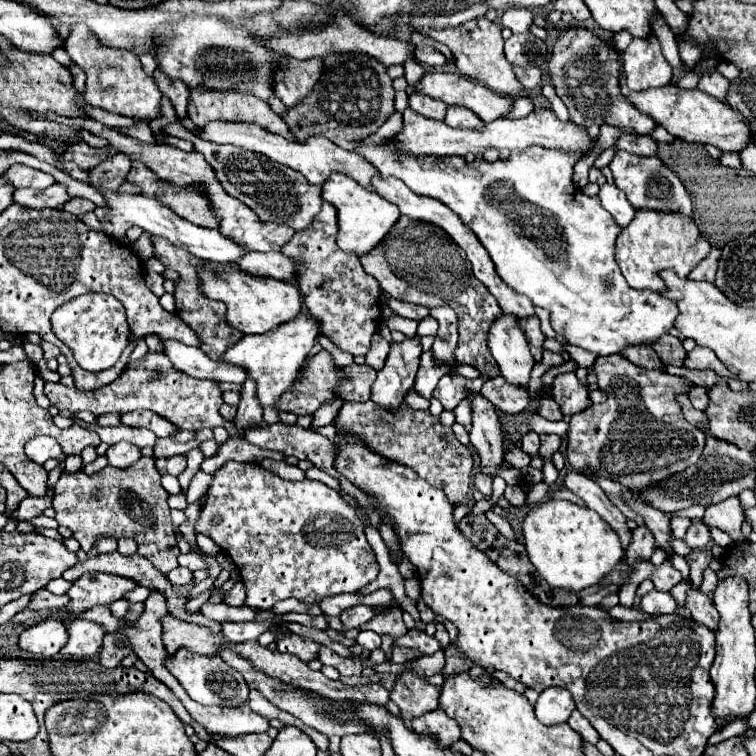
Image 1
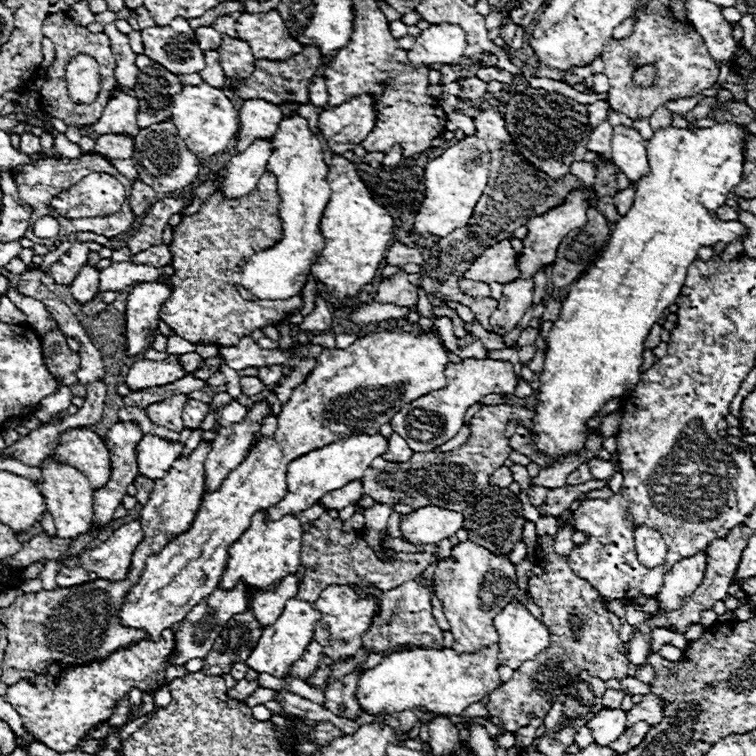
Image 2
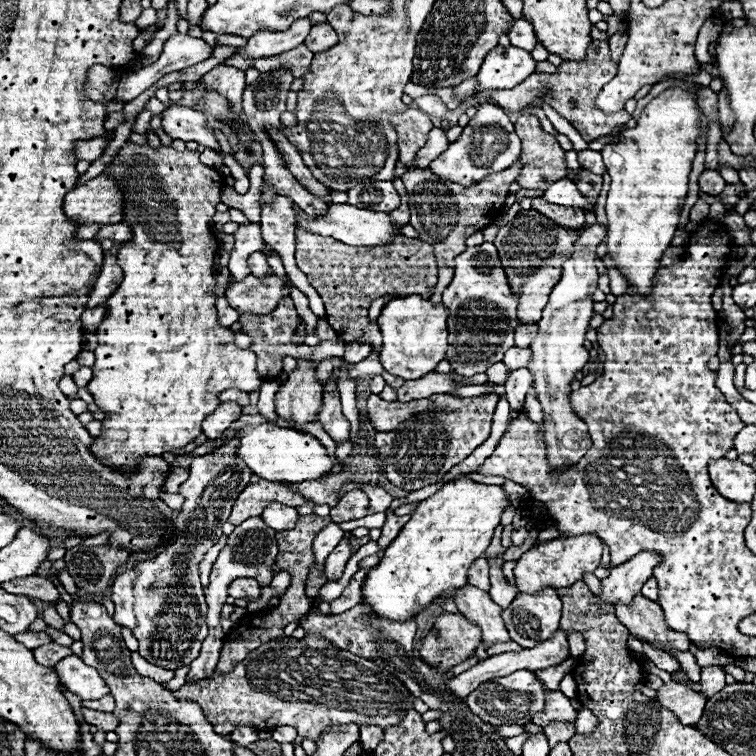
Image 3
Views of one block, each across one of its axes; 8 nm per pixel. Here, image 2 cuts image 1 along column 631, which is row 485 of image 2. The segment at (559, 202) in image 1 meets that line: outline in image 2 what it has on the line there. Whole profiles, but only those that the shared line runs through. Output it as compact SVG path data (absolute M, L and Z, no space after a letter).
M358 434L358 436L350 436L346 440L338 440L334 444L328 444L324 448L312 450L296 460L292 460L292 464L288 466L288 476L286 476L286 484L288 484L288 492L286 496L272 508L266 510L266 518L268 520L280 520L280 516L286 514L298 514L302 510L308 510L310 506L314 506L326 492L332 492L336 488L342 488L344 484L358 480L364 476L366 468L370 466L370 462L376 456L382 456L388 450L388 440L380 434Z

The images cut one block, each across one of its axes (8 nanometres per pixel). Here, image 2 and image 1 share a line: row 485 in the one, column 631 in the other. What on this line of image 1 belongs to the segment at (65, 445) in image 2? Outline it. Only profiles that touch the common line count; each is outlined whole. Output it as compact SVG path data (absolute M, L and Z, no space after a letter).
M620 70L620 90L626 96L630 104L634 104L640 112L650 116L656 124L664 126L670 134L686 140L686 142L700 142L700 144L712 144L724 152L738 152L744 148L744 144L750 142L750 130L742 116L732 110L728 104L716 100L714 96L708 96L700 92L698 88L686 90L680 86L664 86L664 88L654 88L646 92L632 92L626 82L624 82L624 70Z

